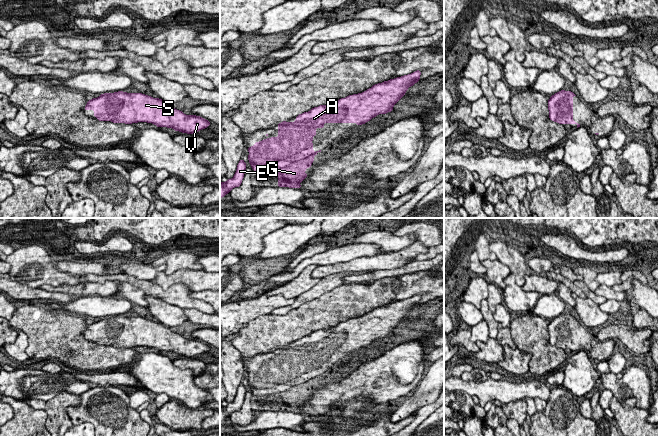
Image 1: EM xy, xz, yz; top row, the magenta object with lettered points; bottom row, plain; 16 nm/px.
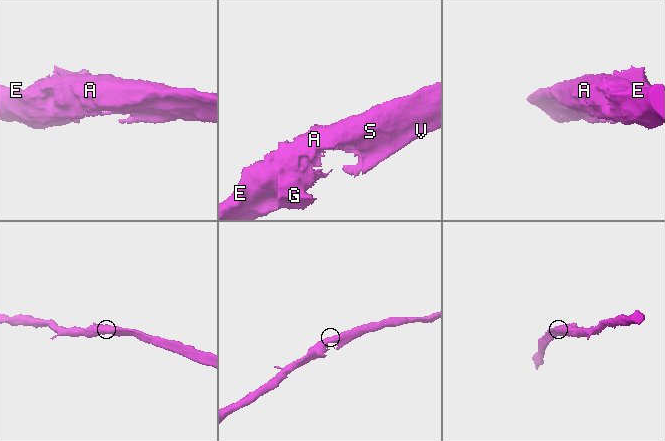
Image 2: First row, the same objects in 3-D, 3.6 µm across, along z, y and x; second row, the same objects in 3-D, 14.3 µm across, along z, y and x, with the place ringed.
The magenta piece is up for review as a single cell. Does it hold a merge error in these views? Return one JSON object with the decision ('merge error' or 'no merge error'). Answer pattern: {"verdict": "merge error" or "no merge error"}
{"verdict": "no merge error"}

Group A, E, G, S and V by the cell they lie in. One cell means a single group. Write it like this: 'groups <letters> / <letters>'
groups A E G S V

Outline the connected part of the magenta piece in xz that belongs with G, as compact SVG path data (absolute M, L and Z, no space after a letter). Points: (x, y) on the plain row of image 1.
M421 295L390 303L373 309L366 315L349 319L338 325L320 329L308 336L299 338L292 347L282 345L278 347L278 360L256 366L248 371L248 384L254 395L264 396L278 394L278 411L302 412L299 408L308 398L305 394L312 390L313 382L321 374L313 375L313 361L317 352L324 352L325 347L356 347L357 350L365 348L379 338L386 338L393 334L394 329L405 319L409 311L420 305Z

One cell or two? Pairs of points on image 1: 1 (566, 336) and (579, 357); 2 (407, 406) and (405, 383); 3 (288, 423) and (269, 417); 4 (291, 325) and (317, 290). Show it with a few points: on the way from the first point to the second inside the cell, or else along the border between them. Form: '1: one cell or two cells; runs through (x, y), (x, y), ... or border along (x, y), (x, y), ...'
1: two cells; border along (585, 350), (577, 352)
2: two cells; border along (418, 386), (415, 388)
3: one cell; runs through (283, 419), (274, 419)
4: two cells; border along (331, 289), (316, 298), (301, 303), (289, 311)

